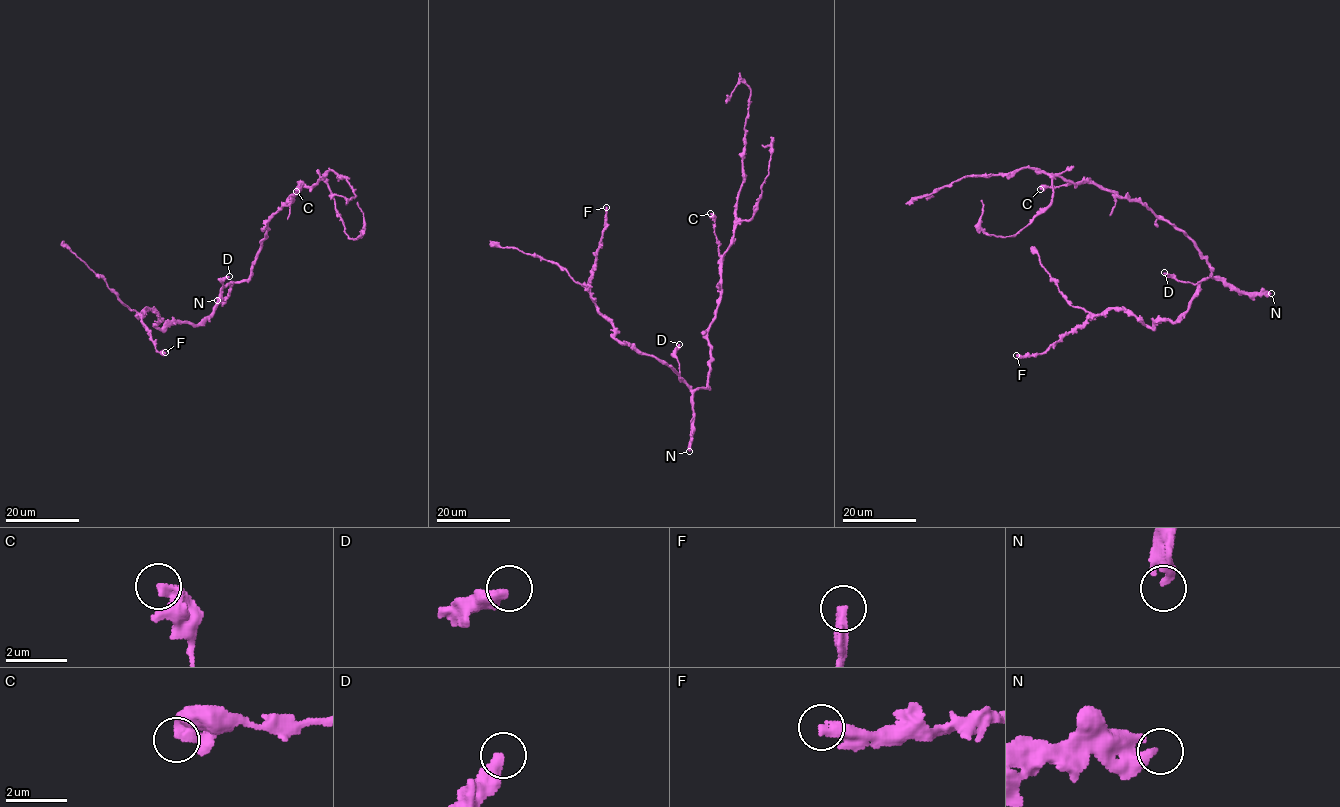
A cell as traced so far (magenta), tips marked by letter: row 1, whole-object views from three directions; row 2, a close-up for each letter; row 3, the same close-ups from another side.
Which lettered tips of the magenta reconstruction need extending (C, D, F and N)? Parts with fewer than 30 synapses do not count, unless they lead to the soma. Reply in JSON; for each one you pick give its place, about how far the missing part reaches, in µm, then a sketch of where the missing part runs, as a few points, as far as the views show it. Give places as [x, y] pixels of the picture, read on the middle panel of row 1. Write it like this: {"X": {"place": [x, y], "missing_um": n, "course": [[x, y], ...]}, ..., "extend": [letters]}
{"F": {"place": [606, 207], "missing_um": 80, "course": [[606, 207], [606, 194], [594, 176], [599, 151], [628, 95], [670, 60], [672, 31], [681, 18]]}, "extend": ["F"]}

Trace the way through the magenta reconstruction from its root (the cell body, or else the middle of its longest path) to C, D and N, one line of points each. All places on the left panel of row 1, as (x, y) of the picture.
C: (258, 250), (268, 220), (291, 202), (296, 191)
D: (258, 250), (247, 279), (231, 281), (222, 288), (223, 280), (229, 276)
N: (258, 250), (250, 277), (233, 283), (227, 295), (217, 300)

